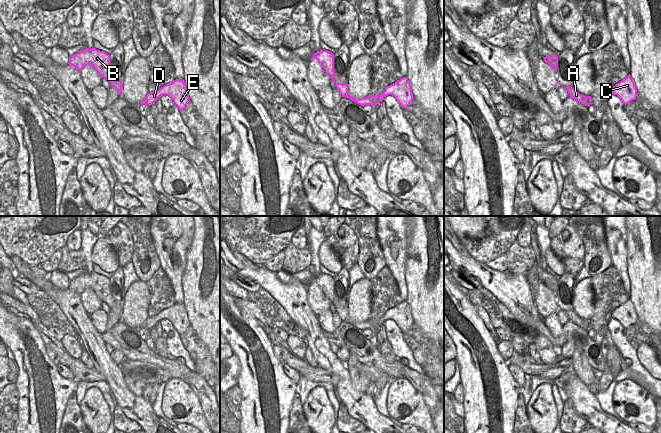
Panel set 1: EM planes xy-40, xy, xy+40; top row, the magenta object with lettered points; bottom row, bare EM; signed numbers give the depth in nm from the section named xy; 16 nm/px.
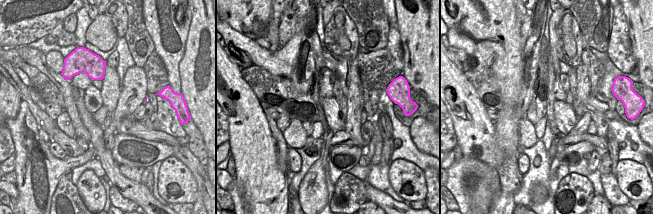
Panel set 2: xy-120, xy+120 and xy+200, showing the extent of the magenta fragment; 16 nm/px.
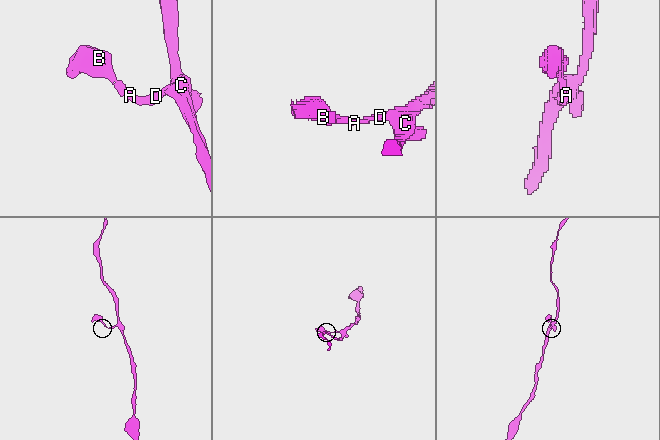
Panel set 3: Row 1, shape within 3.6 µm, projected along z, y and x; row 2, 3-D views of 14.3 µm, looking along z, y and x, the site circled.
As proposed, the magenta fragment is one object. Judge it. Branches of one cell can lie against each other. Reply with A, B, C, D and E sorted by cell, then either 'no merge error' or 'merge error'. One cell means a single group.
A B C D E | no merge error

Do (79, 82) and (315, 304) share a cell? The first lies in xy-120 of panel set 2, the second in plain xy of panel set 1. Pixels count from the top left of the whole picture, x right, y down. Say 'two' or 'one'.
one

